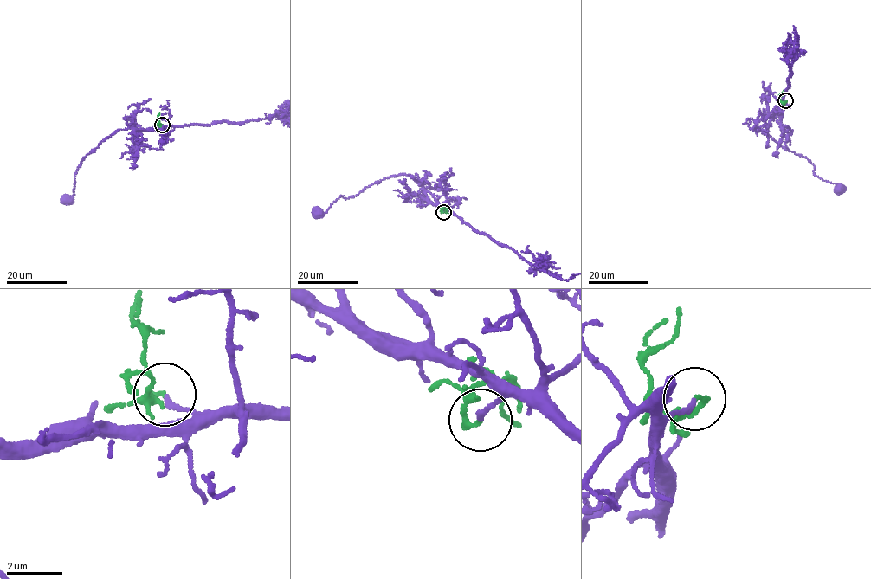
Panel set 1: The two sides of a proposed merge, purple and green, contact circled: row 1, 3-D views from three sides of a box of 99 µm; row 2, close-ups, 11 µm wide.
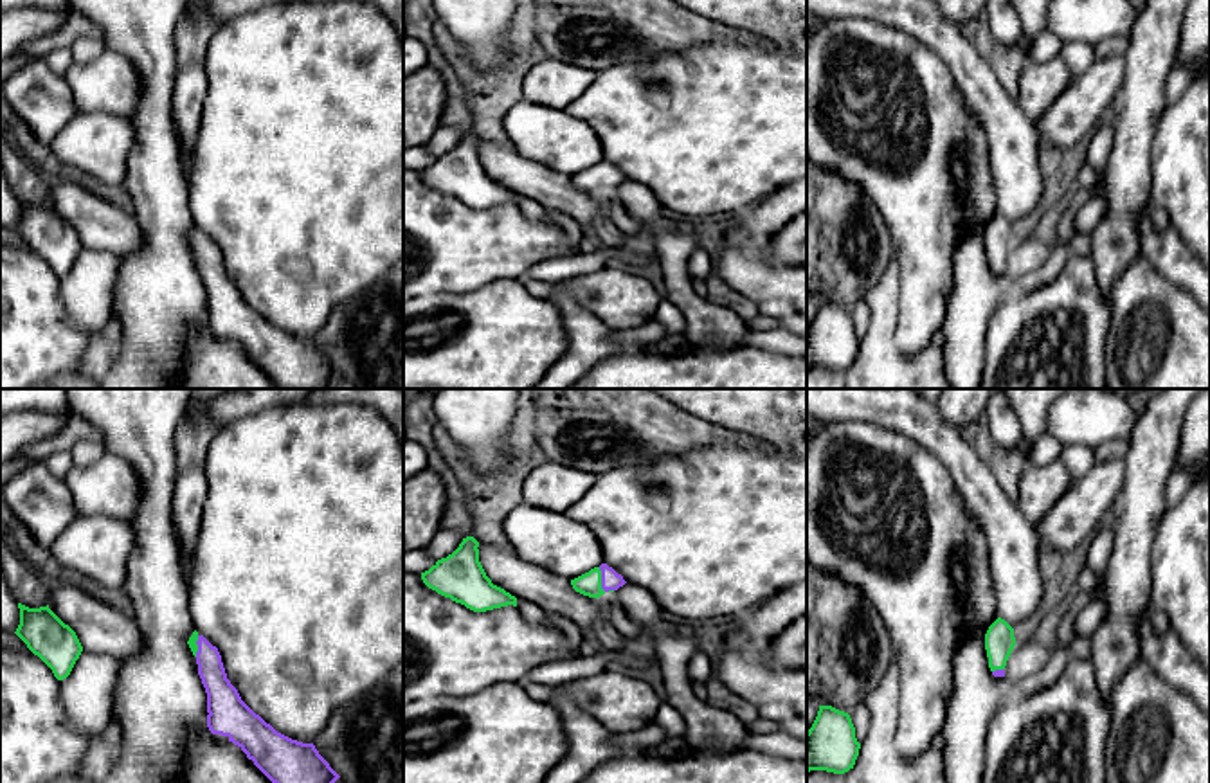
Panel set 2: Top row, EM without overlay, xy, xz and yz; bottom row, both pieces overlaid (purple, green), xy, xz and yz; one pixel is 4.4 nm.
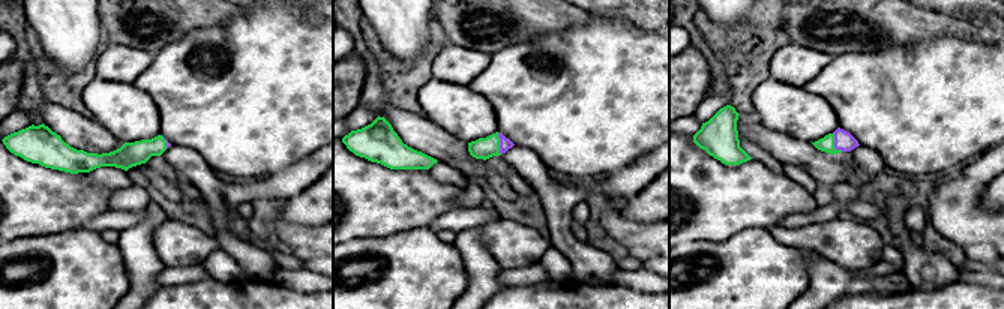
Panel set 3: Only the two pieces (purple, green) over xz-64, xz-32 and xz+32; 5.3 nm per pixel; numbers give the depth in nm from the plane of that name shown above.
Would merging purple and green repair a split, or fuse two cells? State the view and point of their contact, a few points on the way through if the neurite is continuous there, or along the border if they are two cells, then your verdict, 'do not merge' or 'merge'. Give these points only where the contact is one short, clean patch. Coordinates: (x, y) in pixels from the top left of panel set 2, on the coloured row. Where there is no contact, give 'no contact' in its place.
contact xz (602, 584); way xz (611, 580), (602, 584), (589, 584); merge

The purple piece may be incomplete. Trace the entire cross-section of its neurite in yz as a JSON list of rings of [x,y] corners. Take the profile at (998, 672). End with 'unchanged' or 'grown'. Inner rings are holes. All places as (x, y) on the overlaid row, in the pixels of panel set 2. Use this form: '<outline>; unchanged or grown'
[[[998,617],[985,634],[989,668],[994,677],[1005,677],[1005,666],[1014,646],[1014,628],[1005,619]]]; grown

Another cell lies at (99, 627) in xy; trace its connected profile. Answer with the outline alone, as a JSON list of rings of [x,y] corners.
[[[54,583],[49,608],[76,632],[86,652],[128,657],[142,648],[131,614],[95,599],[77,585]]]

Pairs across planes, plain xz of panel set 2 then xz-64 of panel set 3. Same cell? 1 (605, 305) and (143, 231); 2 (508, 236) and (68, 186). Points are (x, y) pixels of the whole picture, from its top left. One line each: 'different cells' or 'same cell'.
1: different cells
2: same cell

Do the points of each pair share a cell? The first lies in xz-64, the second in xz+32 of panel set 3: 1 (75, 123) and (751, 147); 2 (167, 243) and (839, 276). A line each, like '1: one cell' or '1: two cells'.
1: two cells
2: two cells

